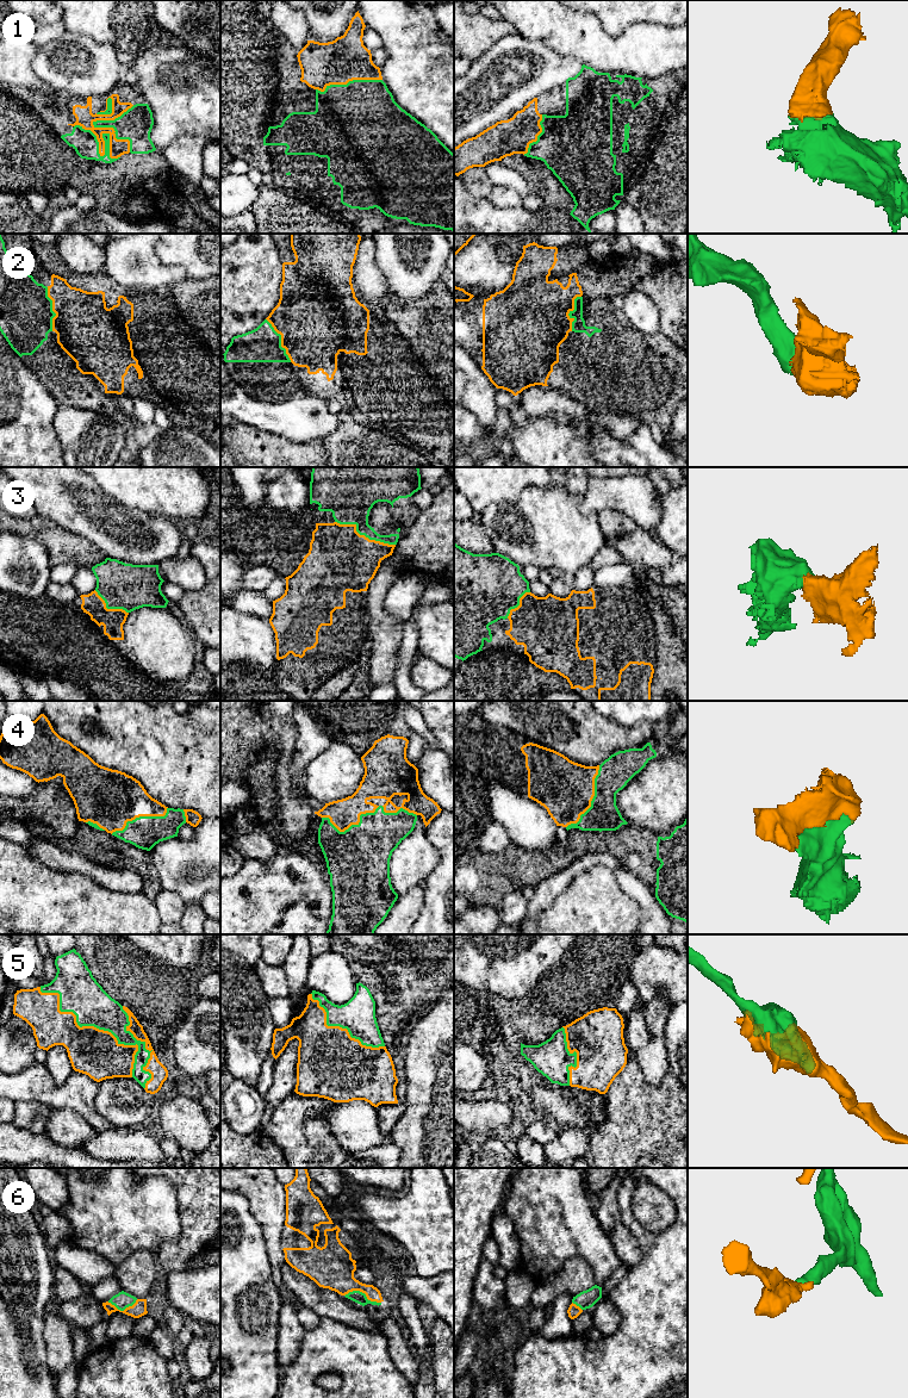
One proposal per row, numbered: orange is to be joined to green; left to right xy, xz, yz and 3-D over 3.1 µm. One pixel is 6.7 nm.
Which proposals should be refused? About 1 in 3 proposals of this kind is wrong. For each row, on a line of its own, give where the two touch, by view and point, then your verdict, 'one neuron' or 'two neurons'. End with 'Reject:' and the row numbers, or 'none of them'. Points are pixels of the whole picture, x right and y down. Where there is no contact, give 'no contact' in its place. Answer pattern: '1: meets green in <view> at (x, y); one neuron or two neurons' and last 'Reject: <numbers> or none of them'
1: meets green in xy at (105, 147); two neurons
2: meets green in xz at (280, 340); two neurons
3: meets green in xz at (364, 534); one neuron
4: meets green in yz at (592, 799); one neuron
5: meets green in xy at (93, 1025); one neuron
6: meets green in xz at (364, 1293); one neuron
Reject: 1, 2

